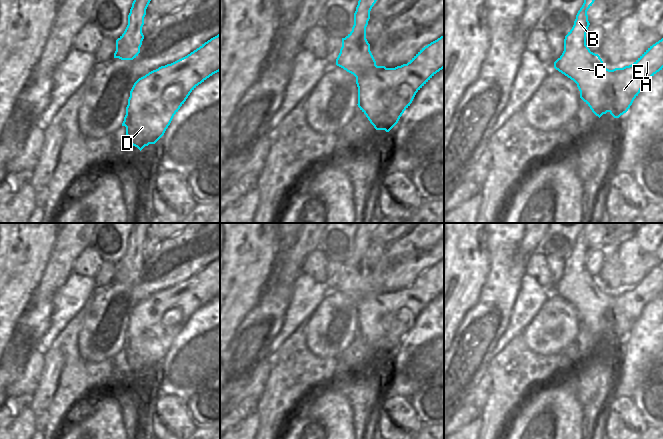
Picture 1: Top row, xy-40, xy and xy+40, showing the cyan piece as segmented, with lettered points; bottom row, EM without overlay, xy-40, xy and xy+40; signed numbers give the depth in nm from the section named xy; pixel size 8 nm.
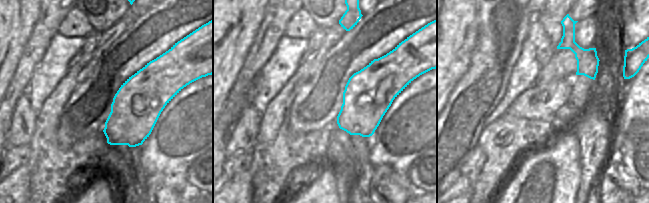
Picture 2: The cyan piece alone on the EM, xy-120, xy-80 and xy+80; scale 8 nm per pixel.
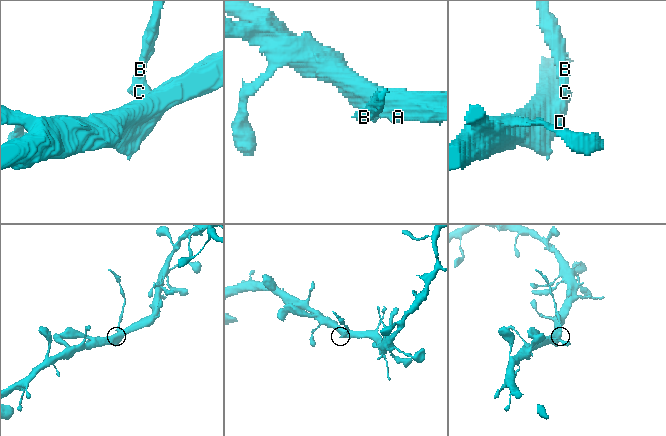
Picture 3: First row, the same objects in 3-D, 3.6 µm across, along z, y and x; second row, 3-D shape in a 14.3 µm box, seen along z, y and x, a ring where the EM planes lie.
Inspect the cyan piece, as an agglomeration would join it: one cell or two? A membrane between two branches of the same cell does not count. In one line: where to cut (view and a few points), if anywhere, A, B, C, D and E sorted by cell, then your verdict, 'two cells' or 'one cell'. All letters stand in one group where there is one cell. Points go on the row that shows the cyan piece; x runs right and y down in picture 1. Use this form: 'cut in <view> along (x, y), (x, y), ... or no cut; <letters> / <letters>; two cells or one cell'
cut in xy along (385, 67), (379, 70), (368, 71), (357, 84); A D E / B C; two cells

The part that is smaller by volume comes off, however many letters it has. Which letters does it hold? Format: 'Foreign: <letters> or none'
Foreign: B, C

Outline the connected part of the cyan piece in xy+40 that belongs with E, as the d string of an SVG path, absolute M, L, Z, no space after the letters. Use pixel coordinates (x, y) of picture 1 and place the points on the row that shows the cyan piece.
M663 38L629 66L591 72L583 84L577 84L580 98L599 118L607 112L619 118L628 111L644 83L662 68Z

